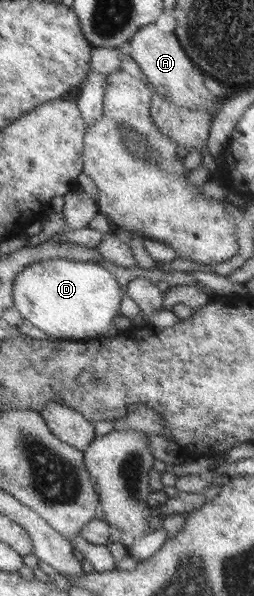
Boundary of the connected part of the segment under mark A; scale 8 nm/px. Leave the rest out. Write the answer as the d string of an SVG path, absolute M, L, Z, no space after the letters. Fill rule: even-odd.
M156 23L140 27L132 35L129 47L129 56L136 61L142 73L146 75L146 82L149 87L155 89L159 95L167 97L171 103L177 107L196 112L203 107L215 103L218 107L221 103L208 88L206 88L206 75L189 57L186 55L184 48L177 41L176 34L168 34L164 30L157 28Z

